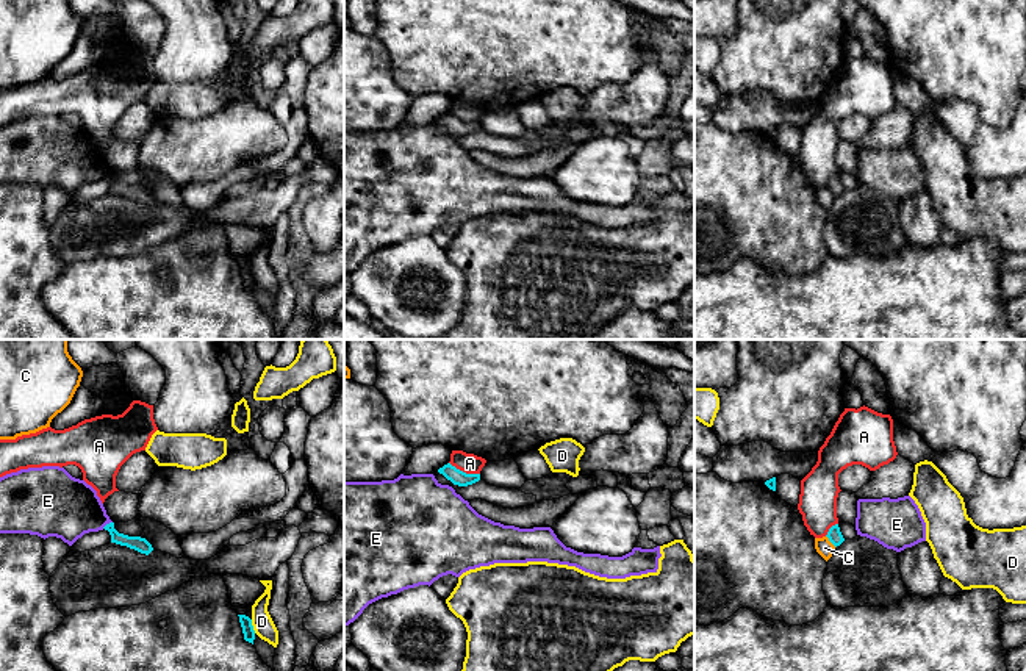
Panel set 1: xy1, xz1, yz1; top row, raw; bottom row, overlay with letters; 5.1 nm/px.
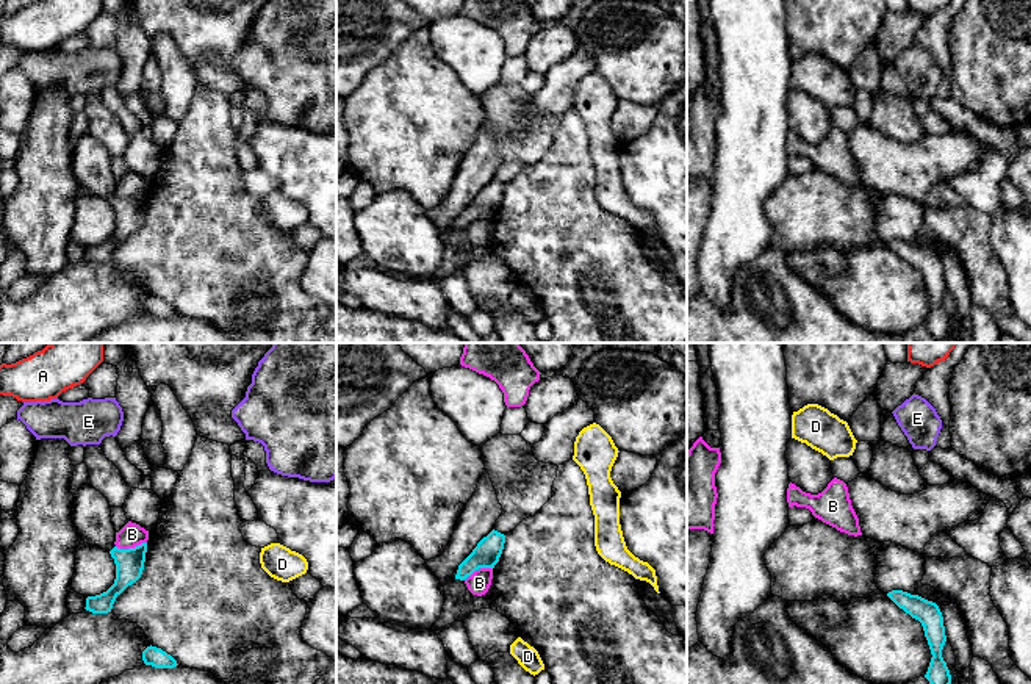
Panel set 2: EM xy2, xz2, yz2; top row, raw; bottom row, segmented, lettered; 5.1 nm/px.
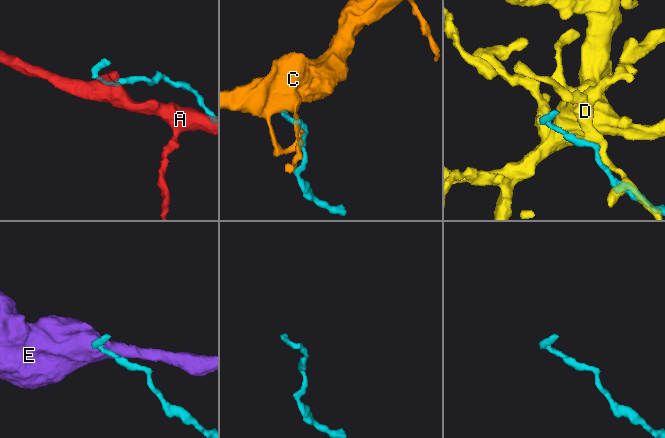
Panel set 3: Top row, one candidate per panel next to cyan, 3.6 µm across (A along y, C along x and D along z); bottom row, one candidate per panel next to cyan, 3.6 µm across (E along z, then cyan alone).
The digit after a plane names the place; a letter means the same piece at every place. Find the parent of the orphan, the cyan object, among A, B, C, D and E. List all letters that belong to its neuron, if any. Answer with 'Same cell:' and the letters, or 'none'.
Same cell: none

